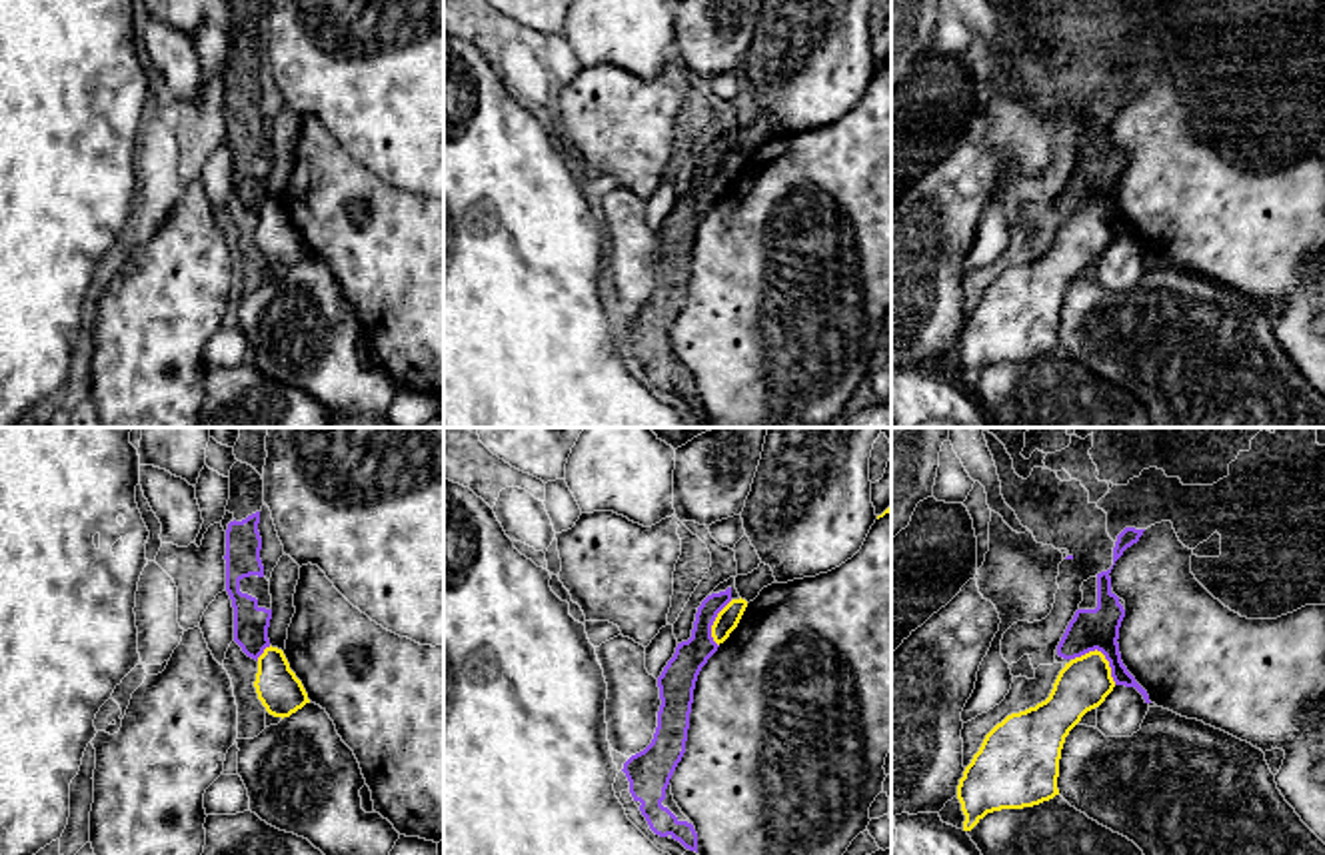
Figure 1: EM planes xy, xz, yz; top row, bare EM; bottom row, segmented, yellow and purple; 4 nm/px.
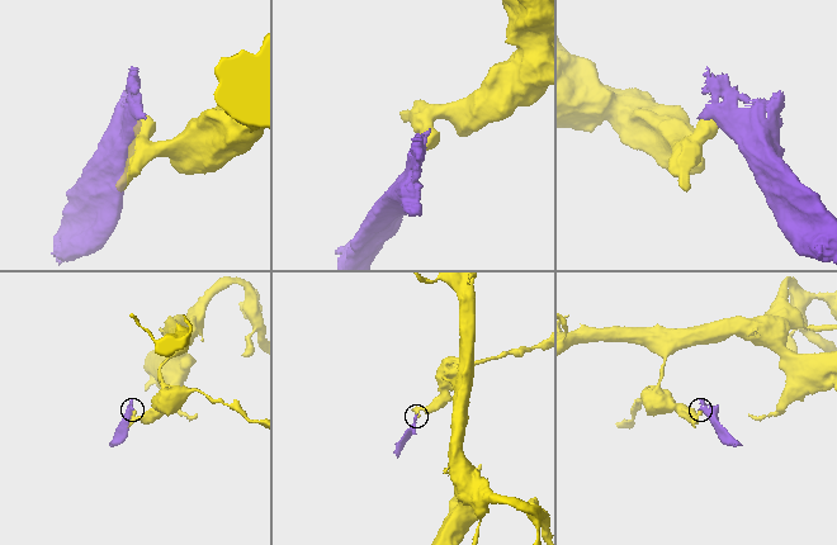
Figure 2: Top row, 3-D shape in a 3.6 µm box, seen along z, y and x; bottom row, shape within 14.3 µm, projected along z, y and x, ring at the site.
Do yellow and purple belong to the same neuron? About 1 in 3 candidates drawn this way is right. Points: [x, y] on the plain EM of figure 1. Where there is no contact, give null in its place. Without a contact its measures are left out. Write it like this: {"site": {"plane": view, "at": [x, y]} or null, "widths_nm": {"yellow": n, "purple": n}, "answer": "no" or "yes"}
{"site": {"plane": "yz", "at": [1102, 206]}, "widths_nm": {"yellow": 200, "purple": 170}, "answer": "no"}

